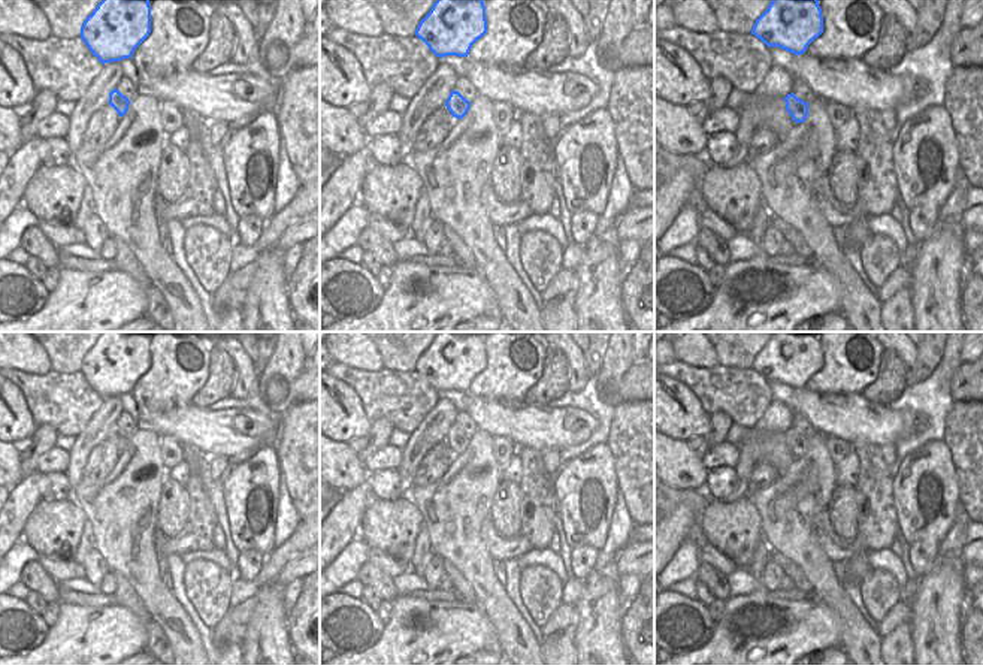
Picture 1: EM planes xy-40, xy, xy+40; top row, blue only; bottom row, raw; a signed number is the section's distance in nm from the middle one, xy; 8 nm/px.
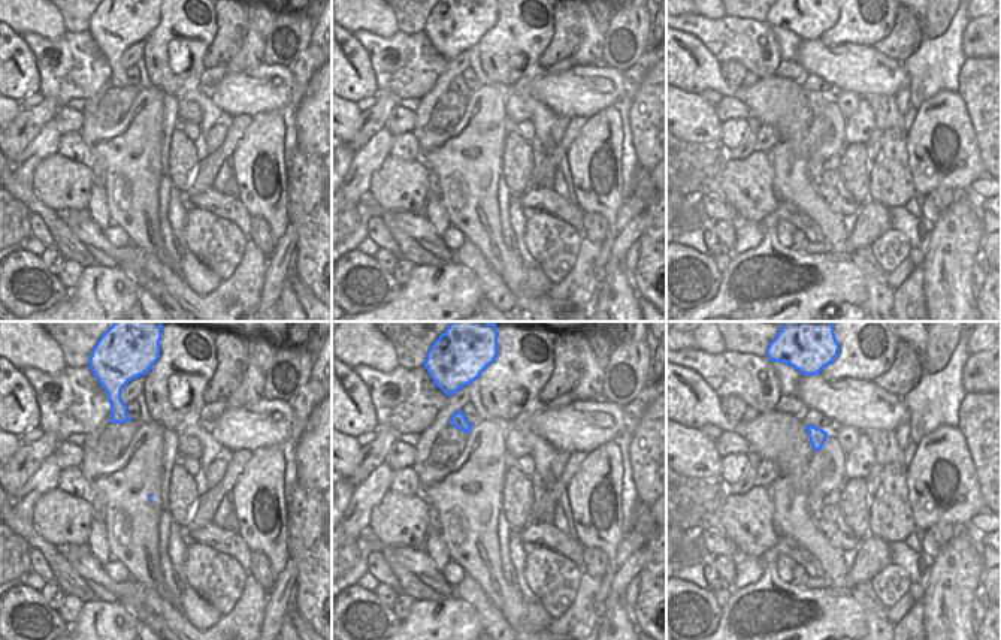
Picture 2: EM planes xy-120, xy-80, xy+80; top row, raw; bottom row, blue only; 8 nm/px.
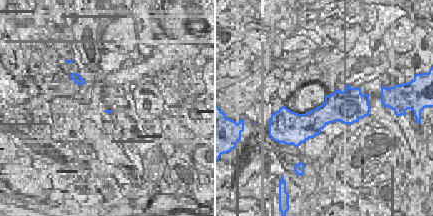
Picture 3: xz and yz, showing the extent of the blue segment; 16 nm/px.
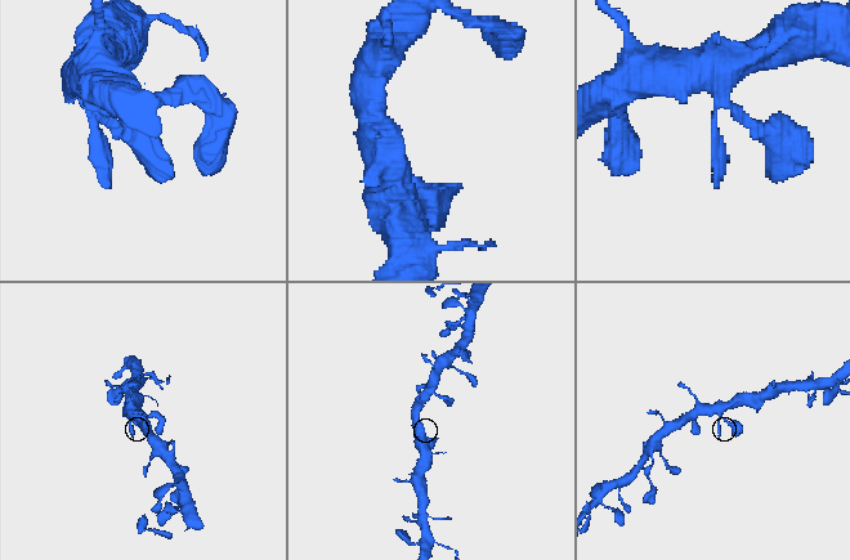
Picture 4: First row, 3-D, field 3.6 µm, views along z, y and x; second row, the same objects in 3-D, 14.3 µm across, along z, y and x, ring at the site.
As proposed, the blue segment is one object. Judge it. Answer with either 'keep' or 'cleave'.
keep

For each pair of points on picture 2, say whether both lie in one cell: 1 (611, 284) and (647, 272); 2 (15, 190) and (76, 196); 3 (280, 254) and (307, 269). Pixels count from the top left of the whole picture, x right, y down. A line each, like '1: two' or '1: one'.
1: two
2: two
3: two

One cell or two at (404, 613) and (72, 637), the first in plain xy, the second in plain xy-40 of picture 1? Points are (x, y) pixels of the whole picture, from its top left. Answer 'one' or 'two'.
one

